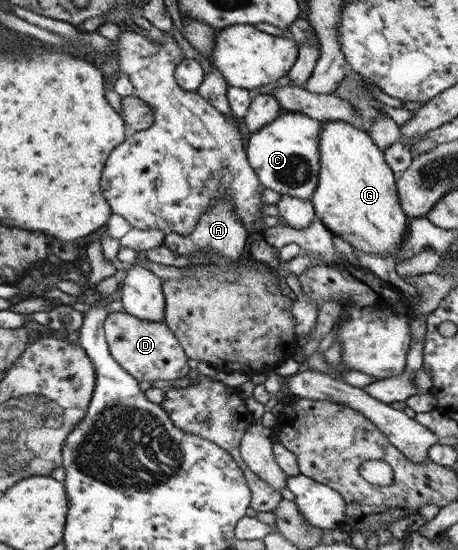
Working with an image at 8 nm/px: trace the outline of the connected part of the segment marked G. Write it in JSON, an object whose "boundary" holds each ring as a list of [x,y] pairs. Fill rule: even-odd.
{"boundary":[[[320,121],[318,134],[319,170],[310,201],[318,219],[327,230],[348,242],[353,249],[382,257],[396,255],[407,234],[408,217],[401,210],[395,180],[398,175],[385,164],[382,150],[377,148],[367,131],[343,121]]]}

